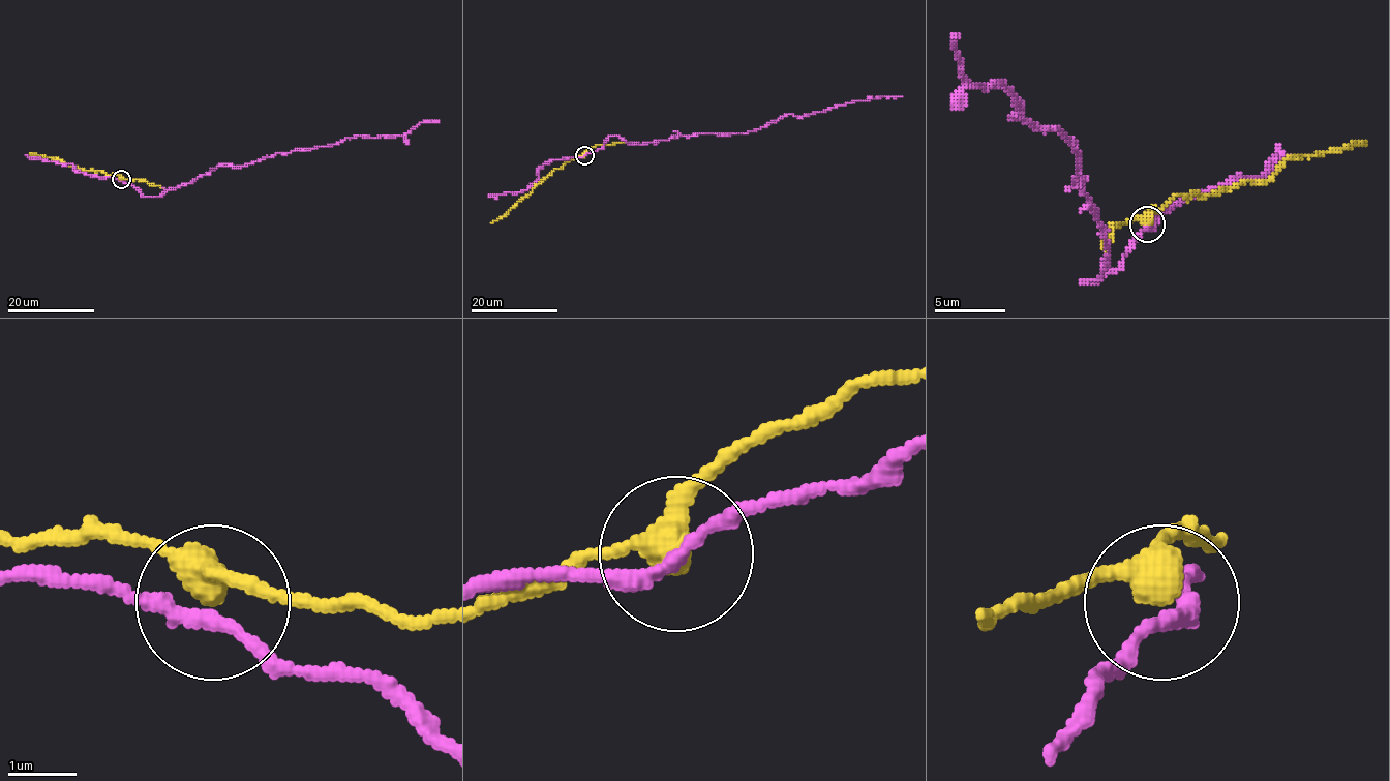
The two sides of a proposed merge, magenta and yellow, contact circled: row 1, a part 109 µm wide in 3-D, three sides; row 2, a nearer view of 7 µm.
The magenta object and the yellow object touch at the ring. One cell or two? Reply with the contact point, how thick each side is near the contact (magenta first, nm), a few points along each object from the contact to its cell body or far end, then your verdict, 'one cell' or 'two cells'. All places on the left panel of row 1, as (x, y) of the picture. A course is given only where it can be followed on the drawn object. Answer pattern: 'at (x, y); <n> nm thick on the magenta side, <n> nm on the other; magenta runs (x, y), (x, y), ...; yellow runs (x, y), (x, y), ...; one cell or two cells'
at (121, 179); 200 nm thick on the magenta side, 400 nm on the other; magenta runs (120, 180), (144, 196), (158, 197), (219, 166), (244, 167), (358, 136), (405, 136), (423, 122), (439, 121); yellow runs (120, 178), (100, 171), (67, 166), (58, 159), (28, 154); one cell

